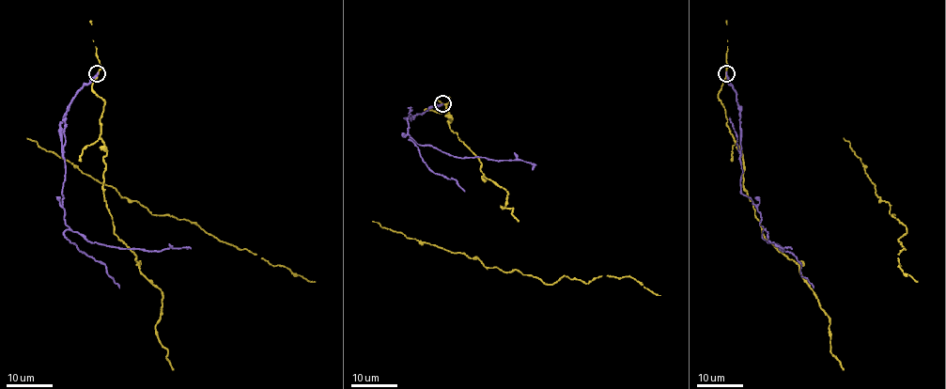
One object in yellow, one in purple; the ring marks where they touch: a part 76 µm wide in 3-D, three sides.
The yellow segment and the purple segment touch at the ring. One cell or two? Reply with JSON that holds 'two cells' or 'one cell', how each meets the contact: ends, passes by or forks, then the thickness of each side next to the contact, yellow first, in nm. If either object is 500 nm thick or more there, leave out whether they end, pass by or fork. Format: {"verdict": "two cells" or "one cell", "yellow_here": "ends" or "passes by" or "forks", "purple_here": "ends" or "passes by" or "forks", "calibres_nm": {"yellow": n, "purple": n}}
{"verdict": "two cells", "yellow_here": "passes by", "purple_here": "ends", "calibres_nm": {"yellow": 180, "purple": 260}}

